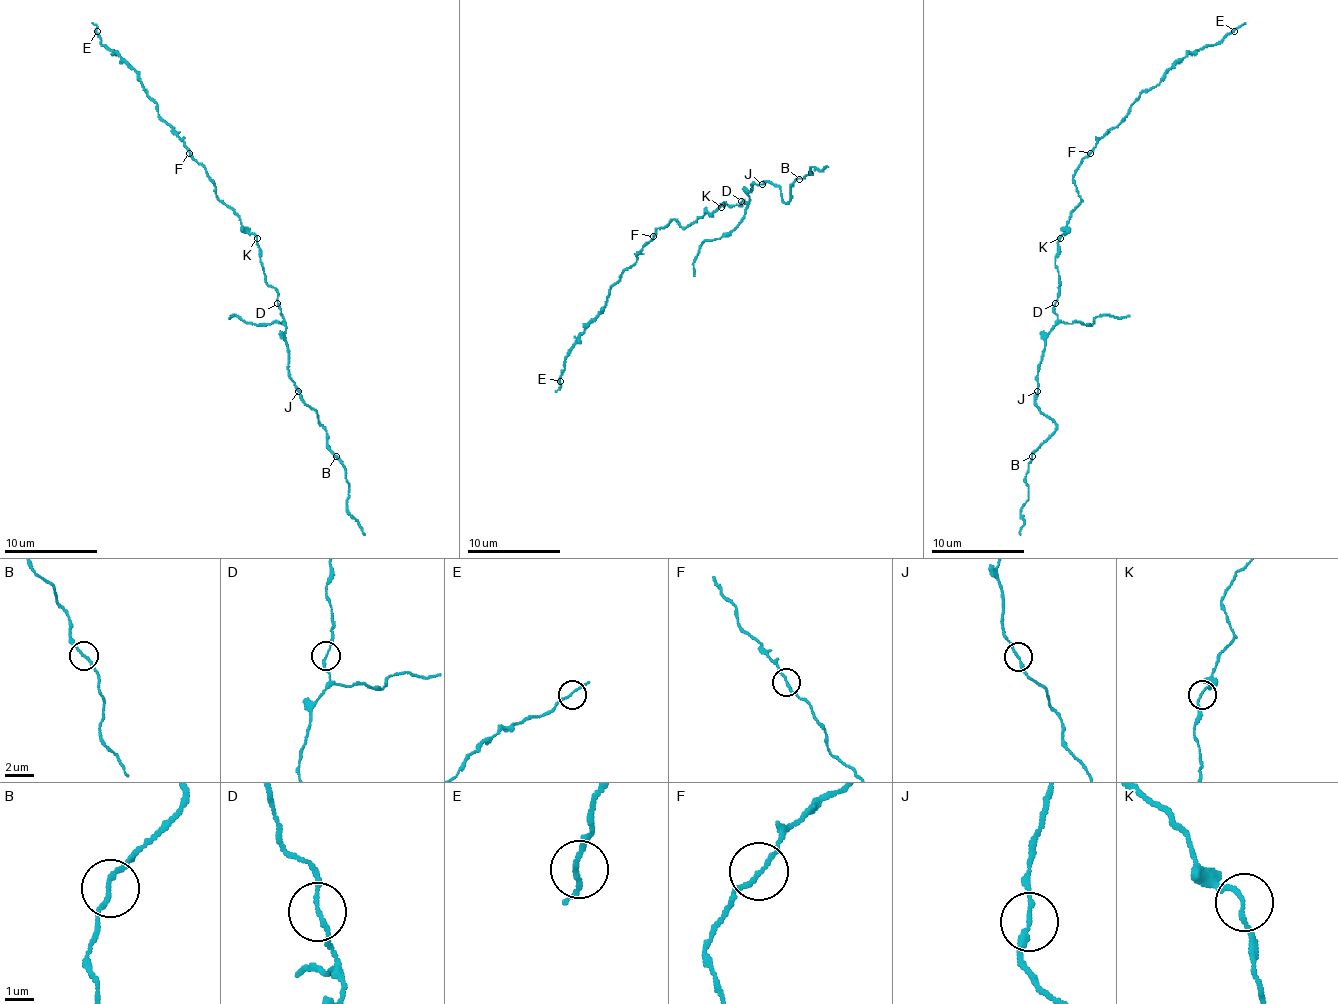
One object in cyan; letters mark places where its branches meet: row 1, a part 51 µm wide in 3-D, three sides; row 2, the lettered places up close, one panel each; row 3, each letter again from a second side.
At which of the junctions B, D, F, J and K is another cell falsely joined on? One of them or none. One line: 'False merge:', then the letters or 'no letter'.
False merge: no letter

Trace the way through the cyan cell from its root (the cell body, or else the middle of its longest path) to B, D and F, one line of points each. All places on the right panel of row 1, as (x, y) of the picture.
B: (1058, 238), (1058, 324), (1046, 338), (1037, 373), (1034, 400), (1034, 405), (1055, 424), (1055, 431), (1032, 456)
D: (1058, 238), (1055, 303)
F: (1058, 238), (1067, 231), (1069, 215), (1081, 201), (1074, 182), (1074, 171), (1090, 152)

